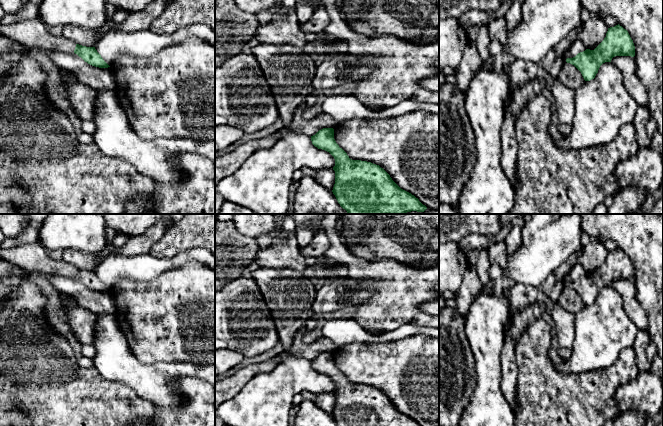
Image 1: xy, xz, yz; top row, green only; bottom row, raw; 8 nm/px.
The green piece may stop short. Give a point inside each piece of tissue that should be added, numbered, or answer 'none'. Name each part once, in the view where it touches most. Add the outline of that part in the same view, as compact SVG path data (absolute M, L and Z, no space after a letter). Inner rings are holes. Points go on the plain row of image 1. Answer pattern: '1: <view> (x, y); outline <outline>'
1: xy (32, 257); outline M38 241L8 249L0 248L0 259L19 266L26 273L41 272L72 278L76 271L72 264L62 259L52 259Z

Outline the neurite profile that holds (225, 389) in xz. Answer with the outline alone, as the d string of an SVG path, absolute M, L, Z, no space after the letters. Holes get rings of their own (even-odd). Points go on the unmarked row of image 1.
M277 356L270 360L249 365L233 375L215 382L215 426L225 426L217 414L218 407L225 401L236 396L246 383L258 373L271 372L282 358Z

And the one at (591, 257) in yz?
M592 239L577 252L577 263L584 268L586 273L598 270L606 261L608 252L600 241Z

